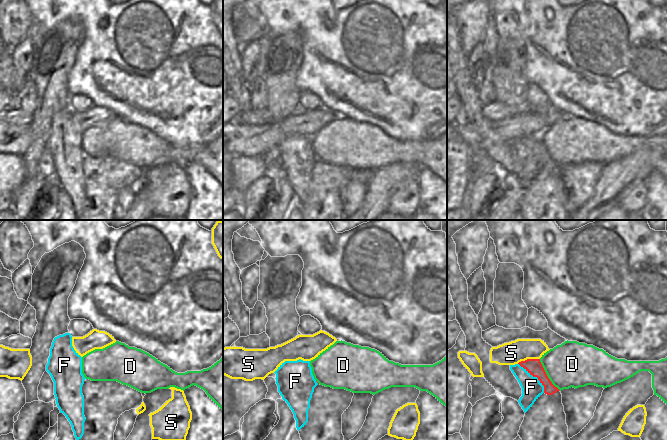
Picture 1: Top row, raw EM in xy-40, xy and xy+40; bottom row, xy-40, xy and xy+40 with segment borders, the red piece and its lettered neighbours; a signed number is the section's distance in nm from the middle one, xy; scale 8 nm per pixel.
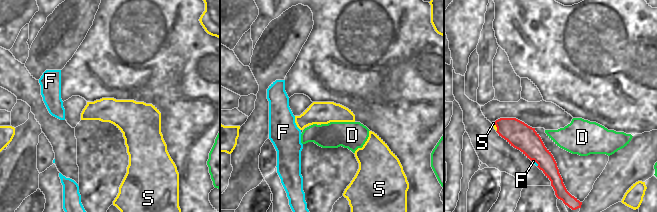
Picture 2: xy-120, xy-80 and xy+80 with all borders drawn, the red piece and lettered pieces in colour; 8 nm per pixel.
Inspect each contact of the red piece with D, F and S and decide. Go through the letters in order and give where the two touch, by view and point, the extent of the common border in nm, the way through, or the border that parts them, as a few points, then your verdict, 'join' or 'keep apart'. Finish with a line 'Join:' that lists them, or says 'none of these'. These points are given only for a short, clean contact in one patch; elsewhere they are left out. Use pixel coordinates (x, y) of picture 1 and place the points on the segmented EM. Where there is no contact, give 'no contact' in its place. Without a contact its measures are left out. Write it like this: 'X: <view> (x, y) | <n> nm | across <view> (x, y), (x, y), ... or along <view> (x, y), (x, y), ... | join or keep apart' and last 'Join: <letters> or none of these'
D: xy+40 (546, 375) | 300 nm | along xy+40 (539, 359), (549, 380), (560, 390) | keep apart
F: xy+40 (535, 376) | 320 nm | along xy+40 (518, 363), (537, 378), (543, 386), (544, 392) | keep apart
S: xy+40 (528, 359) | 190 nm | along xy+40 (539, 358), (527, 358), (517, 363) | keep apart
Join: none of these

